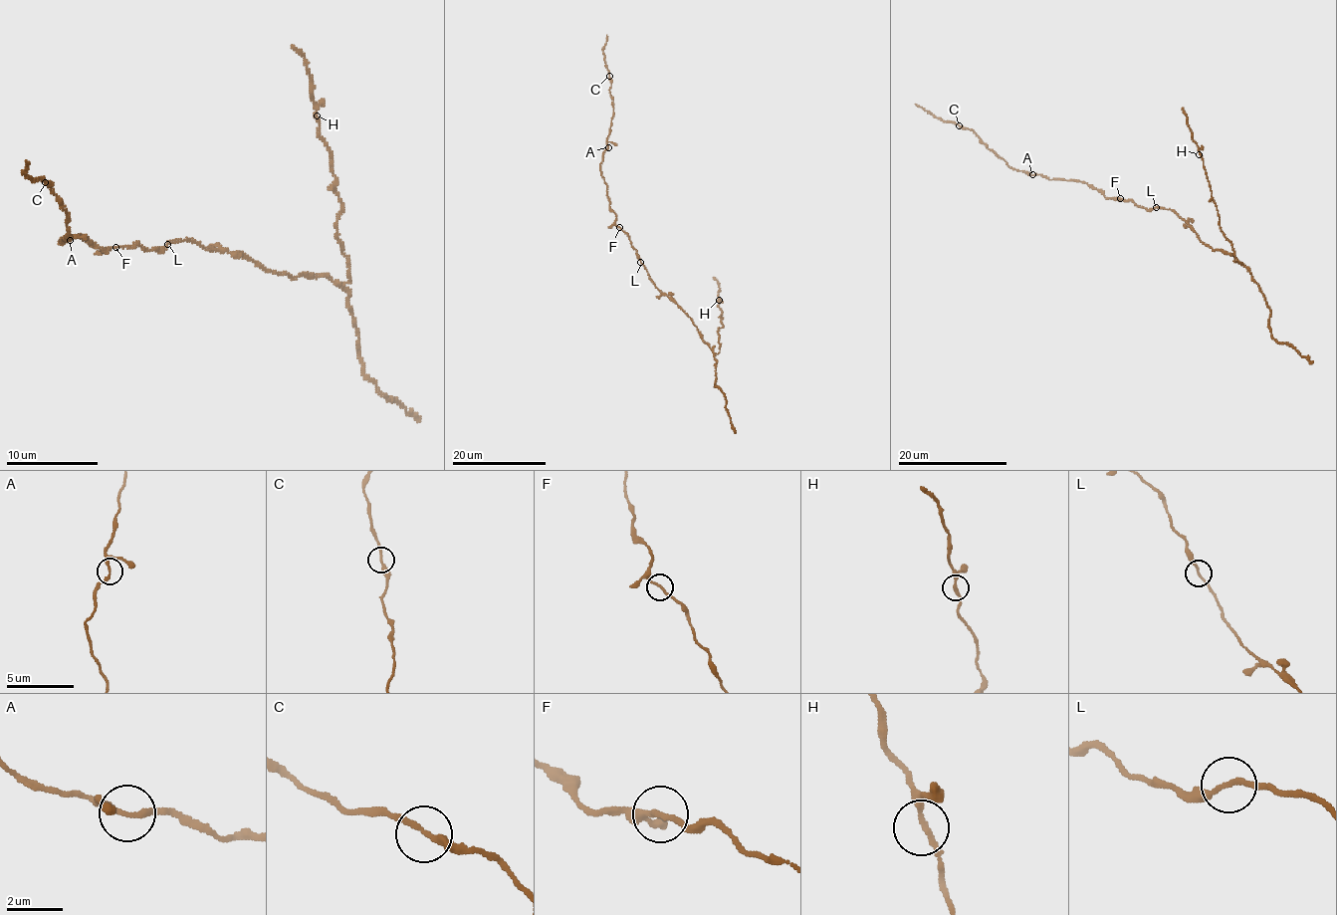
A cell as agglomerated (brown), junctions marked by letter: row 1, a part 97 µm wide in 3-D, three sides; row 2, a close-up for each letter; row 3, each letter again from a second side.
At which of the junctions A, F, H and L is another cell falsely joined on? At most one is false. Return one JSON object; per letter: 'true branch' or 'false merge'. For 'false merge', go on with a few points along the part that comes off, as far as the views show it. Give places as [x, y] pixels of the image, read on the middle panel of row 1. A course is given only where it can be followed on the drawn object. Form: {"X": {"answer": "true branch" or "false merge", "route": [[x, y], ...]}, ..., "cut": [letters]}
{"A": {"answer": "true branch"}, "F": {"answer": "true branch"}, "H": {"answer": "true branch"}, "L": {"answer": "true branch"}, "cut": []}

